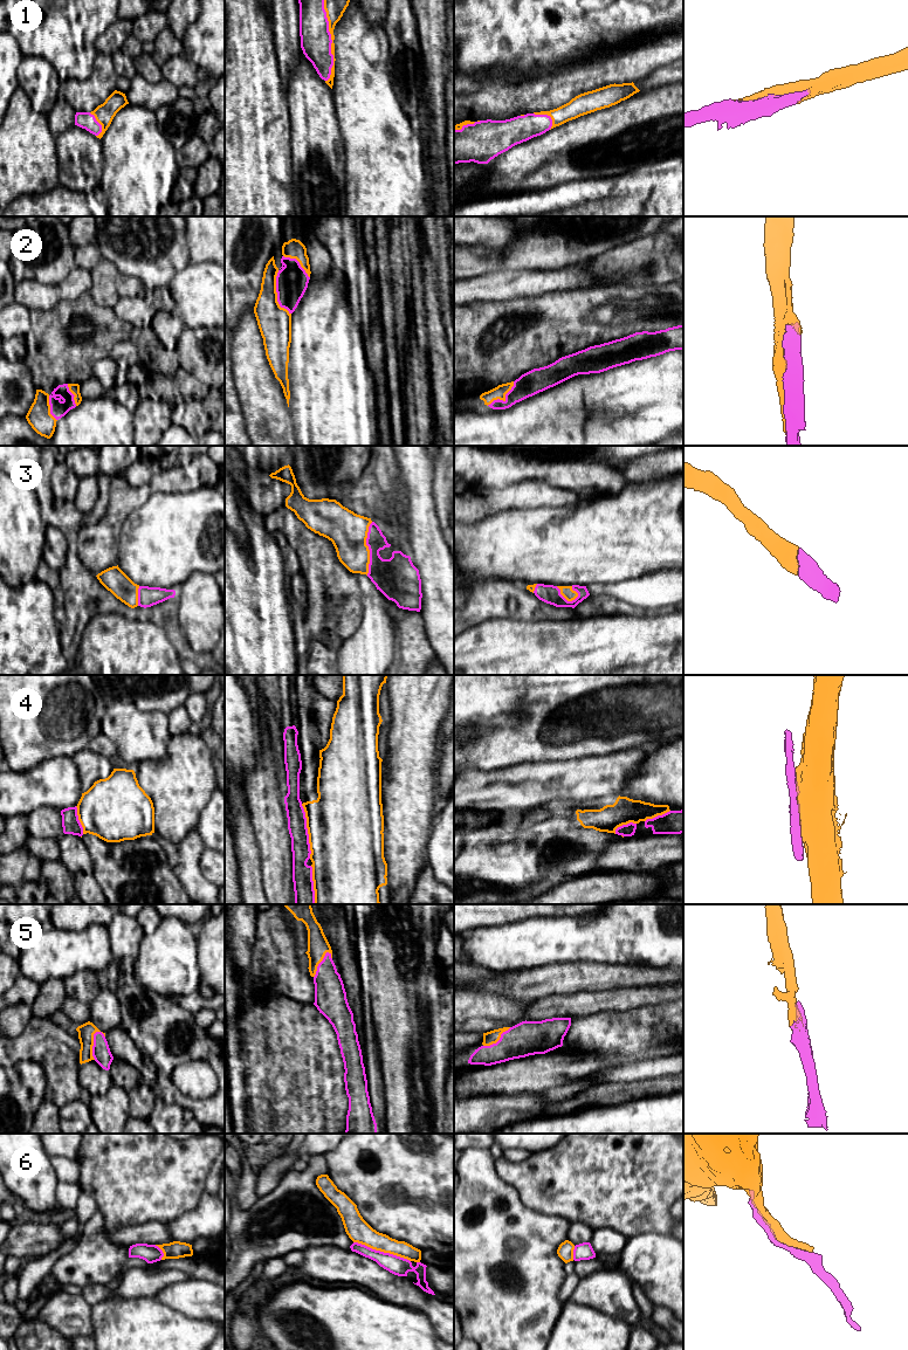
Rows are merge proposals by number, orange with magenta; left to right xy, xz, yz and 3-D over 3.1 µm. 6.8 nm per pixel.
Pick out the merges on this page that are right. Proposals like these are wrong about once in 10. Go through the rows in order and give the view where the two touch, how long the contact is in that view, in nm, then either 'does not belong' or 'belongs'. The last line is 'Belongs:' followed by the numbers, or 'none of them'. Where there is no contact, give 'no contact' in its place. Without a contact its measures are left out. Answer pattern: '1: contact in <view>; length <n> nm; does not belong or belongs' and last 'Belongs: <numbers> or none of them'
1: contact in xz; length 550 nm; belongs
2: contact in xz; length 320 nm; belongs
3: contact in xz; length 380 nm; belongs
4: contact in xz; length 380 nm; does not belong
5: contact in xy; length 200 nm; belongs
6: contact in xz; length 420 nm; does not belong
Belongs: 1, 2, 3, 5

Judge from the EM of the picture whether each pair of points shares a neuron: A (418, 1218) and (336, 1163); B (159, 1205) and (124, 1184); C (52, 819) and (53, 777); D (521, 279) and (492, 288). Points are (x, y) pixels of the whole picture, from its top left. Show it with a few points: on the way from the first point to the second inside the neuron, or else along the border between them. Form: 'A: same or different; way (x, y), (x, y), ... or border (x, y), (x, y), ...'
A: same; way (398, 1207), (387, 1207), (382, 1204), (356, 1178)
B: same; way (151, 1197), (138, 1184), (132, 1184)
C: different; border (60, 810), (53, 806), (39, 806), (27, 815)
D: same; way (514, 283), (499, 286)

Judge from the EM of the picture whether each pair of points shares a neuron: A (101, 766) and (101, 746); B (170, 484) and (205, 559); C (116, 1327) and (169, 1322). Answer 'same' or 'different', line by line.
A: different
B: different
C: same

